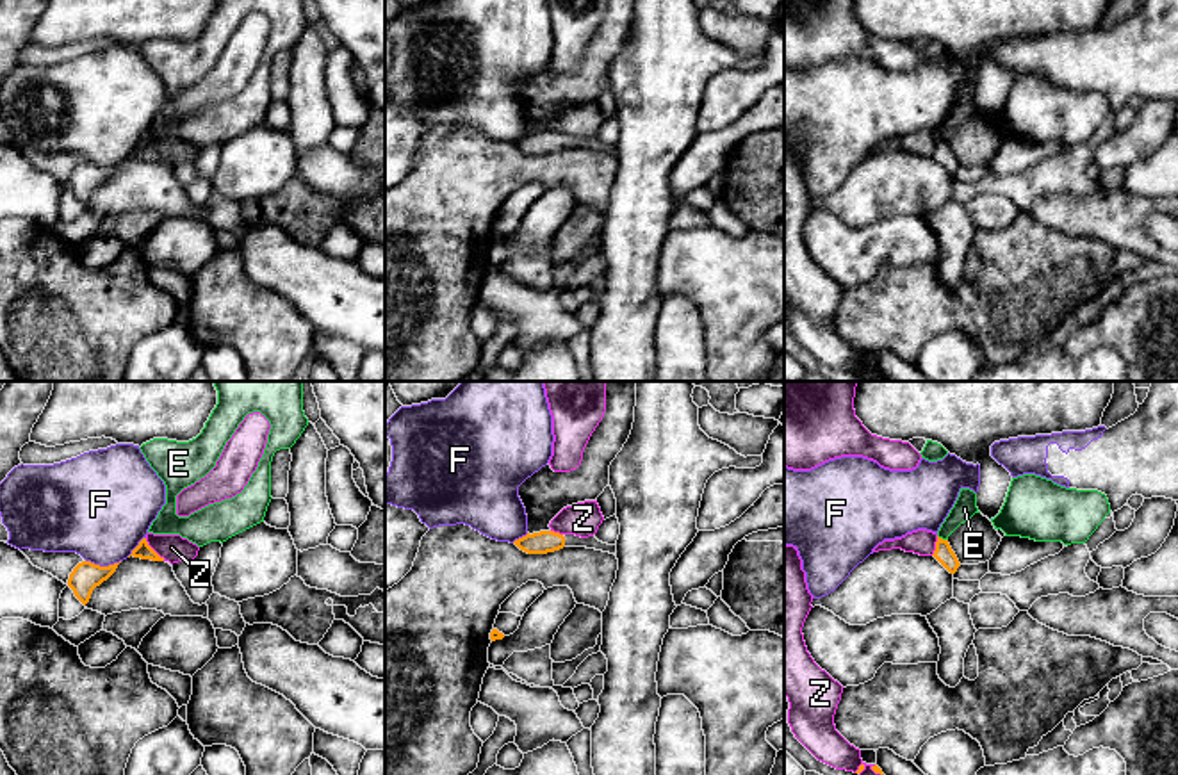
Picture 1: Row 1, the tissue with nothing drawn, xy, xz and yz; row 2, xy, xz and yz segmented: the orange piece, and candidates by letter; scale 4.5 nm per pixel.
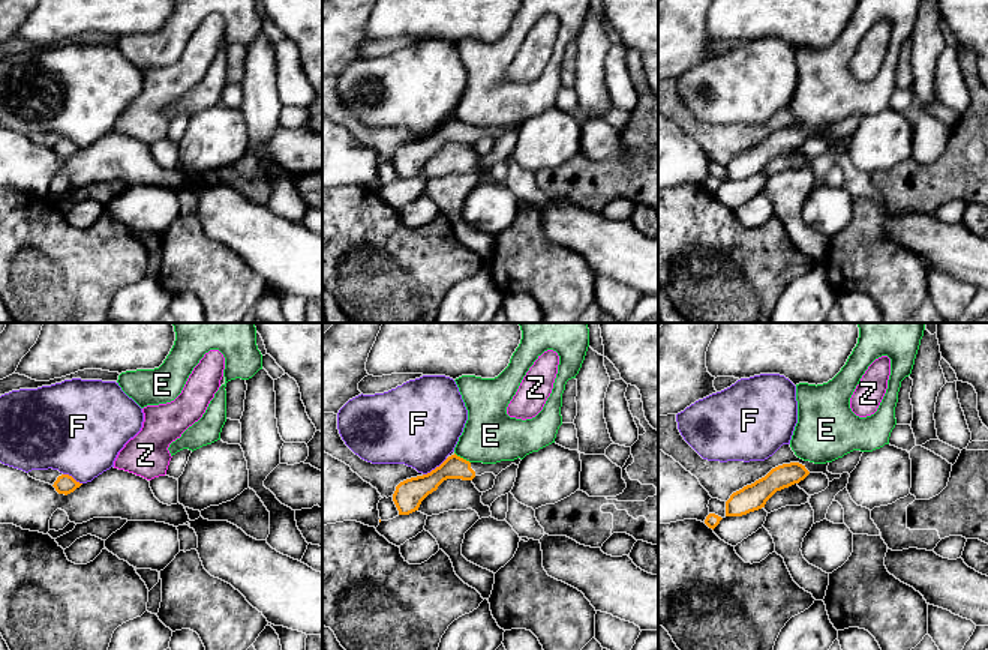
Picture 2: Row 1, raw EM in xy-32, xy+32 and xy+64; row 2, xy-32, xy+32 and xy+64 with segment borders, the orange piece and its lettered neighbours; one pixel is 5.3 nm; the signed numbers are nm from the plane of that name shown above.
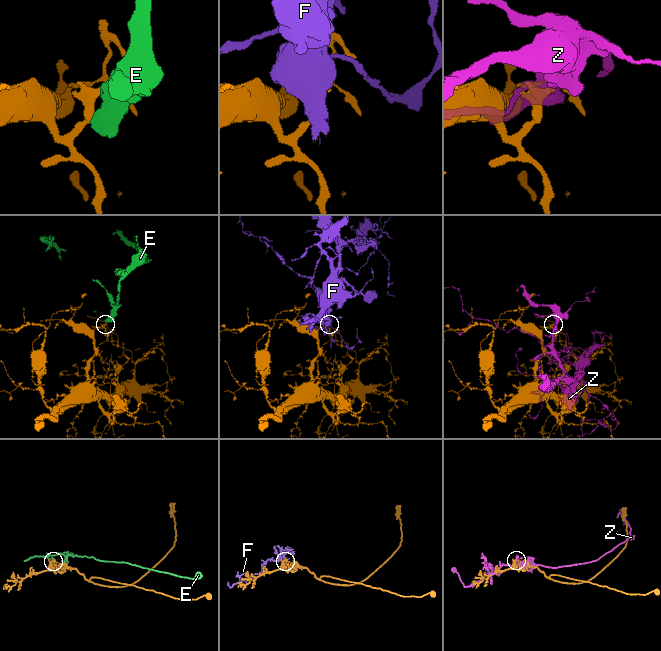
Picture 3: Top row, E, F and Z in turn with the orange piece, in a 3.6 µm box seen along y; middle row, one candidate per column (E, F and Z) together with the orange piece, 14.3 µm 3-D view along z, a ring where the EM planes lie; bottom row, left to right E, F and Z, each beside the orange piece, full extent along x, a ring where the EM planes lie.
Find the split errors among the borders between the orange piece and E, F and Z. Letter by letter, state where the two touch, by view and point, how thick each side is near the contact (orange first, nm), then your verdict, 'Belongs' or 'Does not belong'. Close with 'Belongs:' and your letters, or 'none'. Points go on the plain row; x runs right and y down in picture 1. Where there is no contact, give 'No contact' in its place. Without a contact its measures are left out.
E: Touches orange at yz (941, 139). Thickness 90 nm (orange) against 100 nm. Does not belong
F: Touches orange at xy (104, 168). Thickness 140 nm (orange) against 440 nm. Does not belong
Z: Touches orange at xy (152, 150). Thickness 70 nm (orange) against 120 nm. Does not belong
Belongs: none

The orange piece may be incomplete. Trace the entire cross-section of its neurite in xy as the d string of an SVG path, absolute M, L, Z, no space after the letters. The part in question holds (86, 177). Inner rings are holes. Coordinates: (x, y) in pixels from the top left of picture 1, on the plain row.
M91 162L78 164L70 175L68 187L75 198L86 207L96 187L107 182L118 169L119 164L100 167Z

